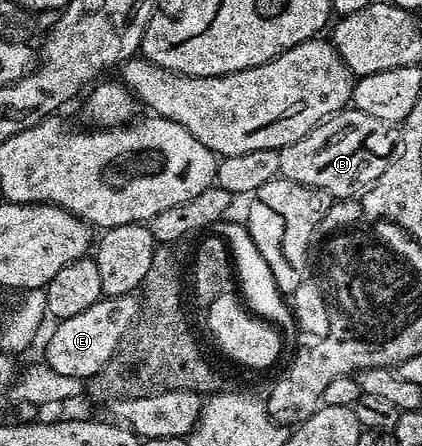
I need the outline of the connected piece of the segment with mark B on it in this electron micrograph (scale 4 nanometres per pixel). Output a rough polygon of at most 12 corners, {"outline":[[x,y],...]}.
{"outline":[[349,106],[279,149],[280,176],[355,197],[392,163],[393,125]]}

